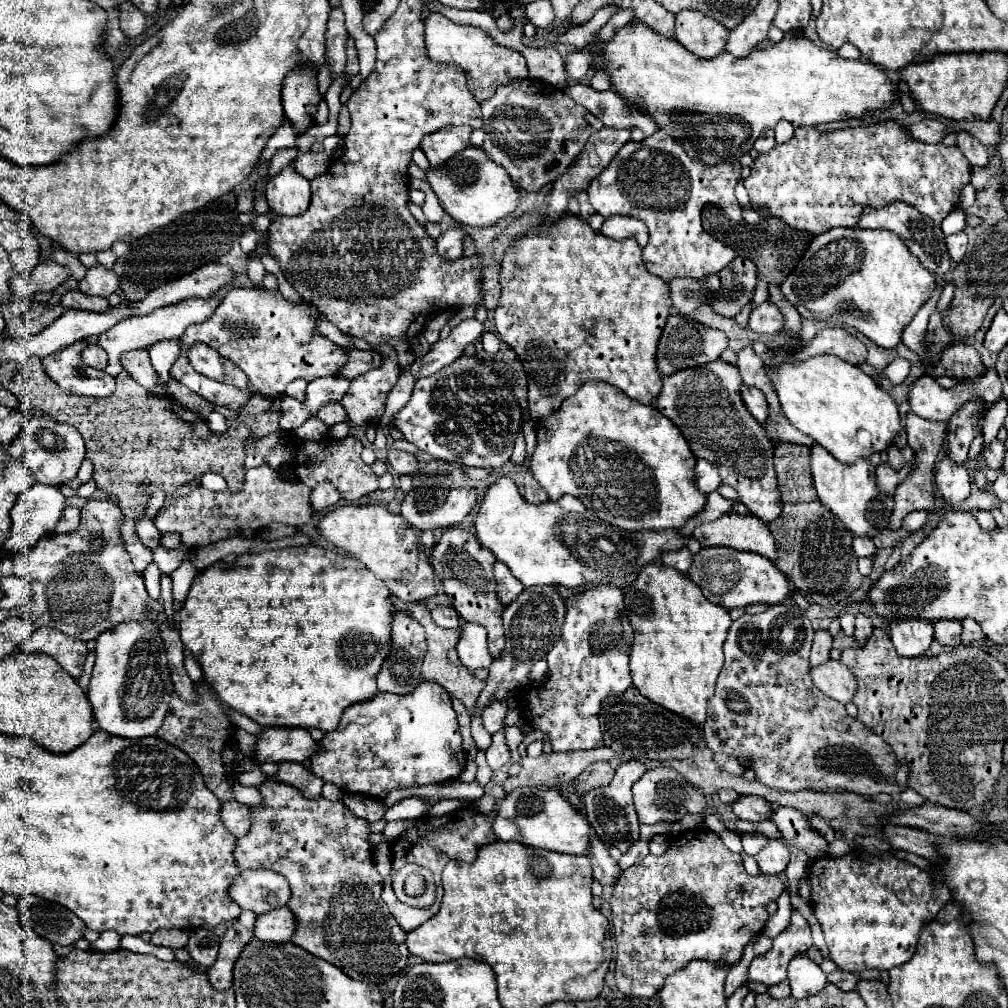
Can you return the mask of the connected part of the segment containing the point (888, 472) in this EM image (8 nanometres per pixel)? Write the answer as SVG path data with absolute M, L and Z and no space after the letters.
M911 460L911 464L905 464L899 472L895 472L889 464L881 464L877 468L877 486L887 492L887 494L893 494L897 484L909 474L909 468L915 468L915 460Z

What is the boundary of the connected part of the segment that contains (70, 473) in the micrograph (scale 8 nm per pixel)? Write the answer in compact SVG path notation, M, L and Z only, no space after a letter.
M31 418L25 422L25 426L17 434L17 438L9 444L7 452L15 460L21 460L31 470L31 474L35 476L37 482L61 486L77 476L77 470L85 458L85 442L73 426L59 424L53 420Z

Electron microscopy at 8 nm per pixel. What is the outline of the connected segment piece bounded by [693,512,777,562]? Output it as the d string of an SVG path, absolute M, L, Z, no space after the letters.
M727 512L715 522L697 526L693 538L697 538L701 546L727 546L741 552L755 552L777 562L775 540L767 524L751 514Z

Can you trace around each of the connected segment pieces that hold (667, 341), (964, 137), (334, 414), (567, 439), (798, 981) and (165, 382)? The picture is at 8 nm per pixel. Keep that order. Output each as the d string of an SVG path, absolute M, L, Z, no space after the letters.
M669 316L667 326L663 328L661 334L661 342L659 342L659 354L657 354L657 364L659 364L659 372L661 374L673 374L685 368L693 368L693 366L701 366L713 360L719 360L719 354L727 348L727 336L721 330L703 326L687 316Z
M969 132L957 134L957 146L965 154L965 158L969 160L969 164L973 168L981 168L981 166L985 166L989 162L987 148L979 140L975 140Z
M329 402L329 404L321 406L321 410L317 412L317 418L319 418L327 428L331 428L331 426L335 426L335 424L339 424L339 422L347 422L347 420L349 420L345 408L343 408L339 402Z
M583 384L575 396L565 400L555 416L541 418L535 432L537 446L531 470L553 502L565 494L573 494L601 520L623 530L677 530L683 528L689 518L697 516L707 504L707 494L699 492L695 484L697 460L679 428L655 406L637 404L609 384Z
M797 956L789 962L789 986L791 986L791 996L795 998L807 998L817 992L821 992L827 984L825 972L821 966L811 962L805 956Z
M165 340L161 344L153 344L153 348L149 348L149 358L151 358L151 366L155 368L155 374L159 378L159 384L157 388L151 388L147 390L149 396L155 396L155 398L169 398L169 382L171 382L171 376L169 376L169 368L173 364L173 360L177 360L179 356L179 340Z

